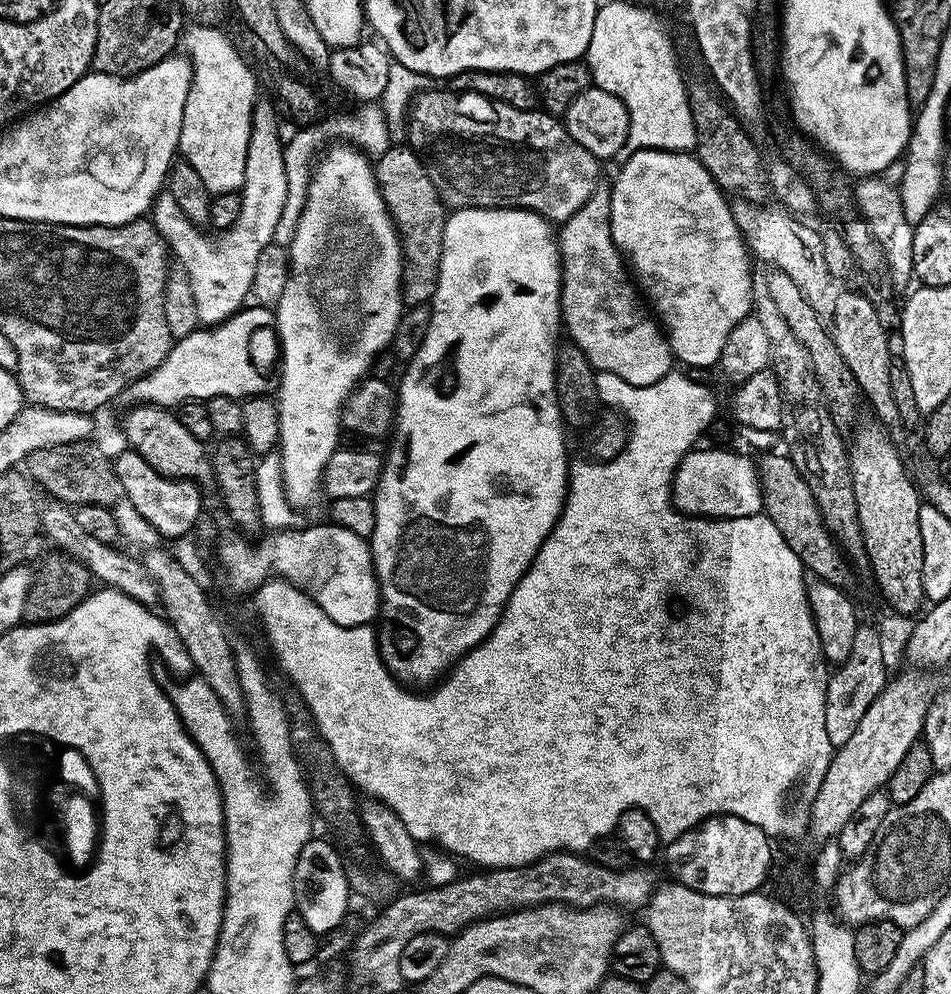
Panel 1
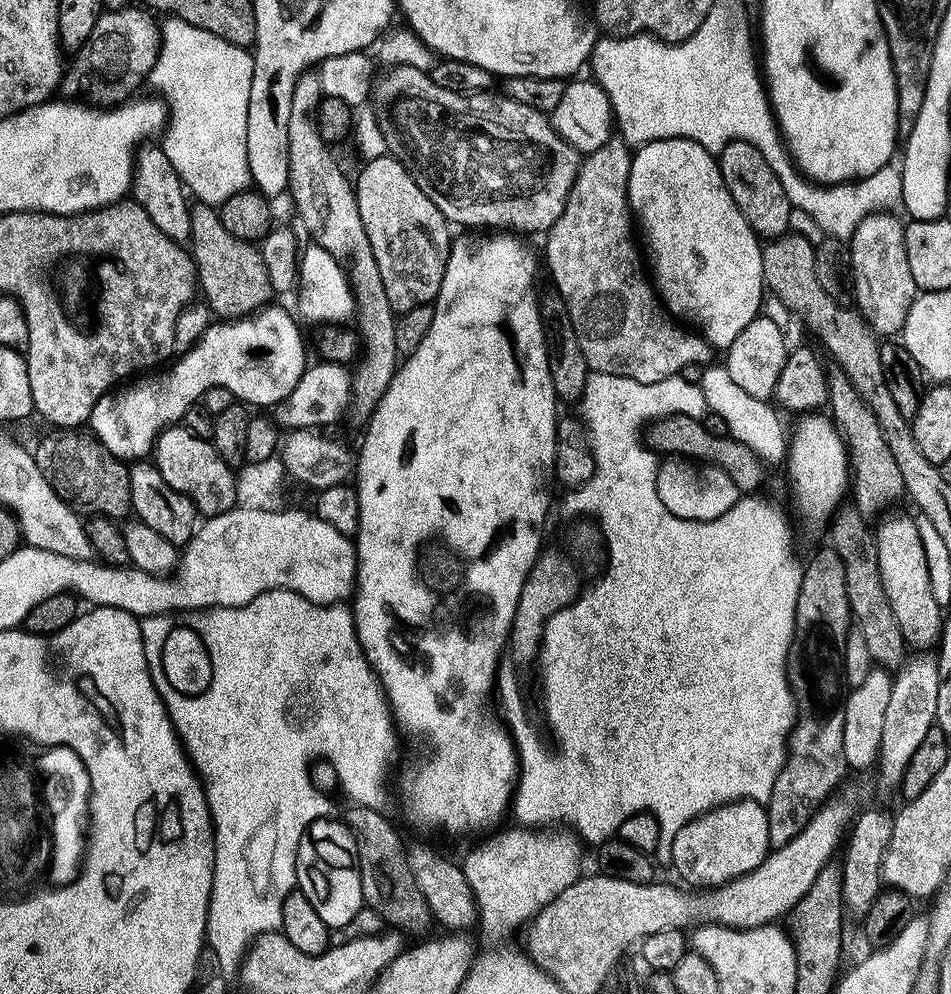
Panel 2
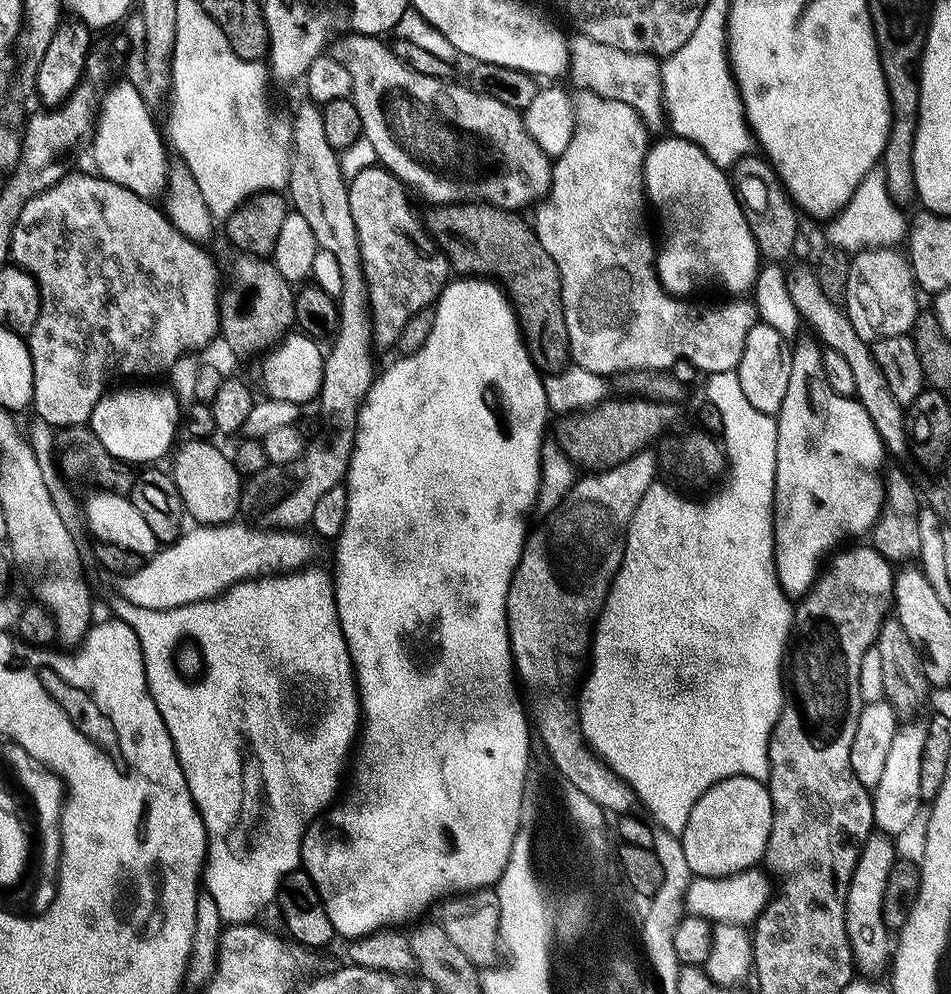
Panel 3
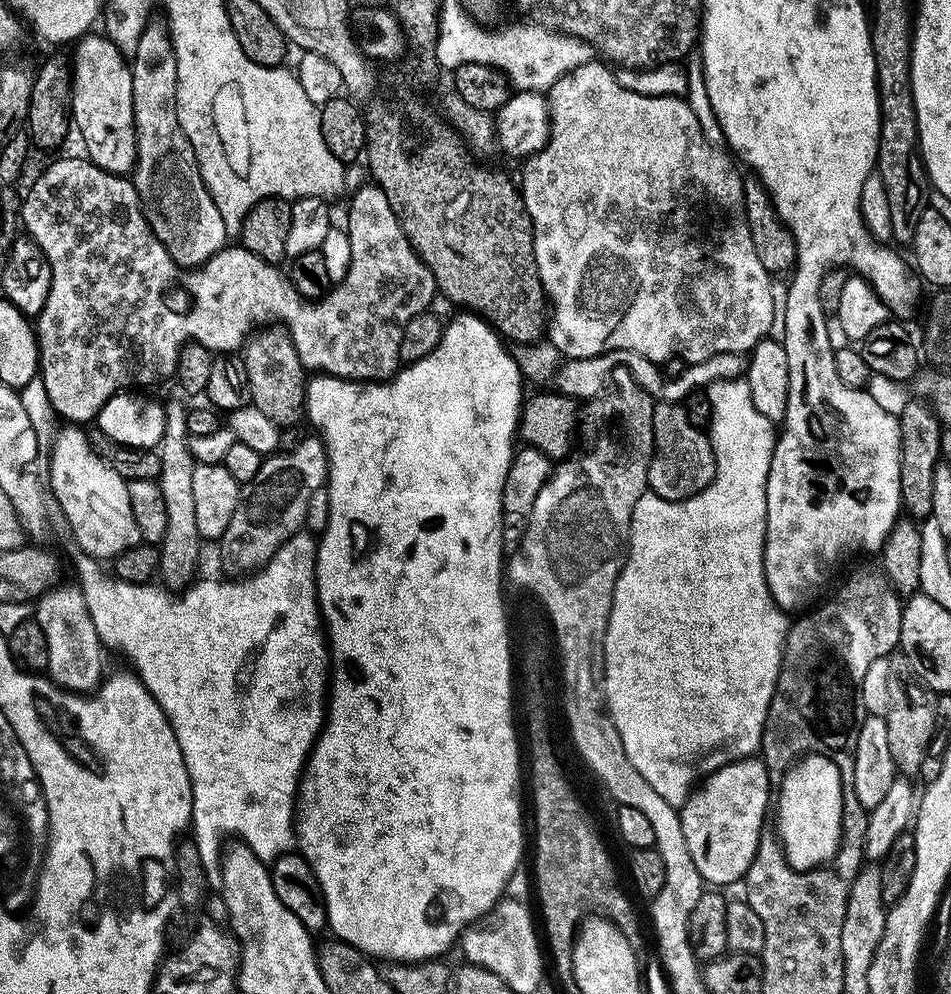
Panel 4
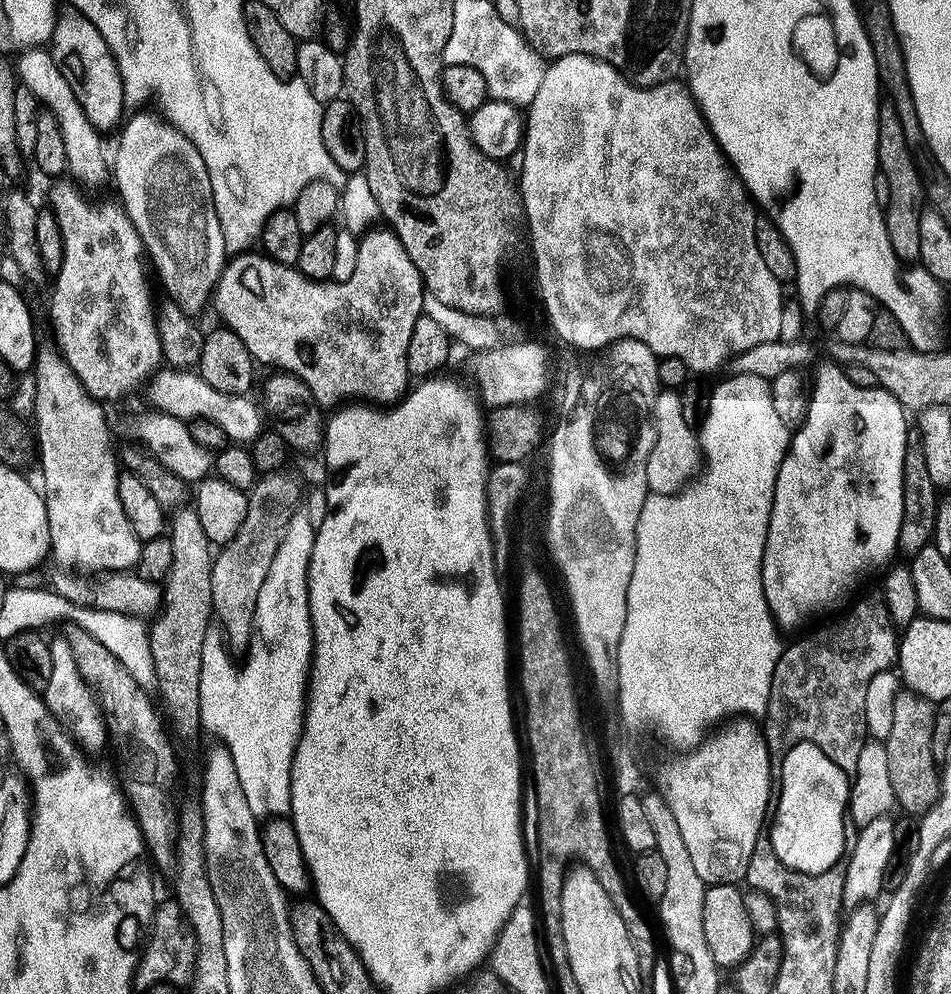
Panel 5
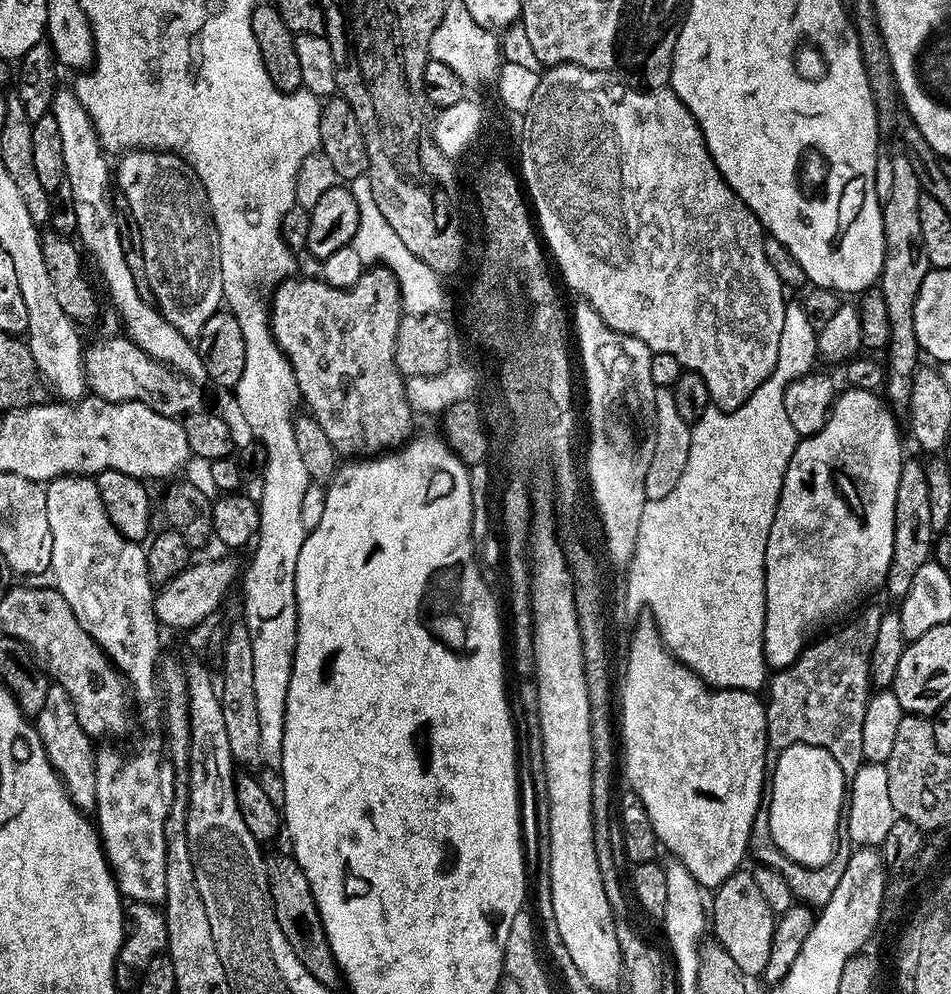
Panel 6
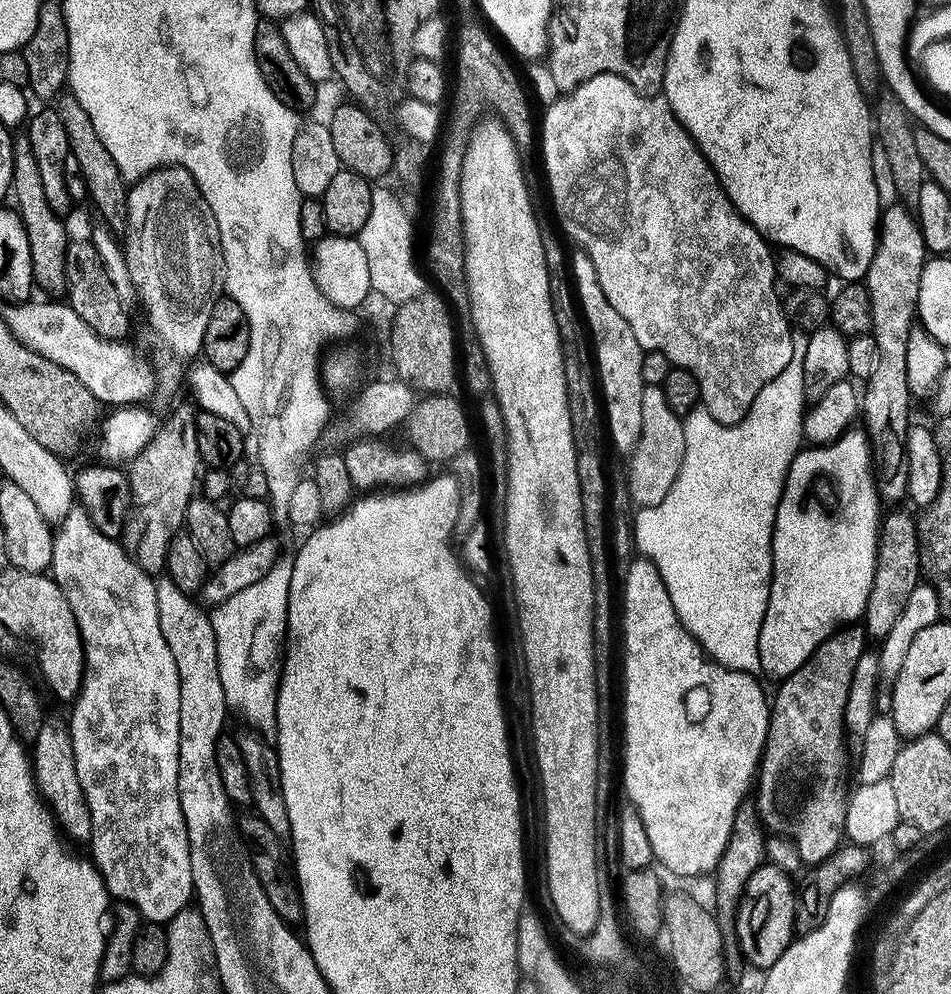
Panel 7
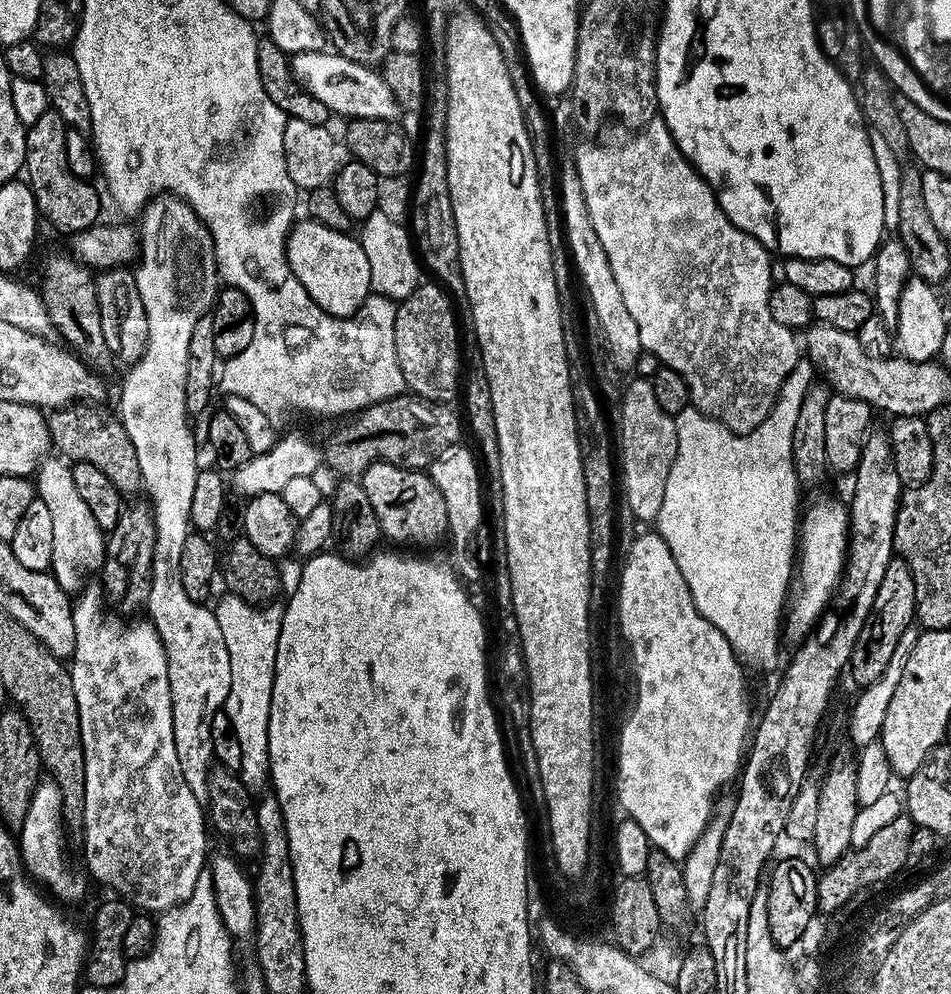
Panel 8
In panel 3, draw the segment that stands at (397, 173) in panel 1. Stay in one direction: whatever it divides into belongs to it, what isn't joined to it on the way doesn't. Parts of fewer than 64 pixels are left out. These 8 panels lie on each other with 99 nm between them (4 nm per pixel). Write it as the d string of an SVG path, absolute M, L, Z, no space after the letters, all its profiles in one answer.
M364 168L348 184L350 214L358 230L360 243L360 264L364 267L364 280L368 283L368 310L372 321L372 339L375 347L392 348L402 334L402 326L422 309L435 305L436 298L450 280L450 260L432 245L433 237L426 231L425 225L412 213L408 205L409 193L387 168Z

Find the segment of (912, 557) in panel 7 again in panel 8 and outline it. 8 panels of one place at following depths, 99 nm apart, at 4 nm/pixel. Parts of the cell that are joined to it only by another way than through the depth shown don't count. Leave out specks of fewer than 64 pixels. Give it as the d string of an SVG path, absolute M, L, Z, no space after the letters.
M893 558L890 566L886 566L886 574L878 585L878 594L874 594L874 606L870 606L870 614L862 626L862 634L858 634L858 642L854 642L852 651L852 680L857 689L868 688L886 670L898 638L907 628L913 627L916 615L914 578L911 577L910 566L903 558Z

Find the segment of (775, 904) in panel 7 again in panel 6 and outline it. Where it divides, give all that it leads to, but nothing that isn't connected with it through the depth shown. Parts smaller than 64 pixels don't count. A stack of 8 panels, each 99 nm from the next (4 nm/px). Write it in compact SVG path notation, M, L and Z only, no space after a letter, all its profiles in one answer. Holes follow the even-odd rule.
M741 870L734 873L730 878L726 878L726 882L722 882L711 893L710 896L710 932L714 935L715 943L721 944L726 950L726 954L730 954L730 958L734 958L734 963L738 966L738 970L742 970L742 974L746 978L763 977L766 970L766 962L770 959L771 938L776 930L777 917L768 907L766 900L762 896L761 890L757 883L752 880L751 871ZM728 896L728 900L732 905L727 908L724 905L724 899ZM748 903L752 903L752 908ZM728 920L733 920L736 924L748 924L751 920L757 920L760 928L731 928Z

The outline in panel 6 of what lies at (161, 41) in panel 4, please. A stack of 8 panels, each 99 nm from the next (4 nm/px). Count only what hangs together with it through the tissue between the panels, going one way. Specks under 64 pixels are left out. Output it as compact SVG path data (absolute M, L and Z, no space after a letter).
M129 150L123 153L119 160L120 169L115 169L114 180L117 185L120 183L119 191L128 203L130 216L136 219L135 231L143 239L147 277L150 278L154 304L175 330L189 338L199 337L207 320L221 311L224 298L220 243L216 223L212 221L206 190L192 165L175 152Z

